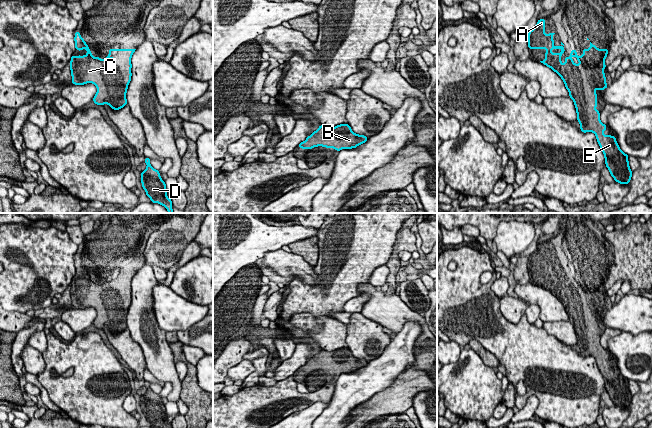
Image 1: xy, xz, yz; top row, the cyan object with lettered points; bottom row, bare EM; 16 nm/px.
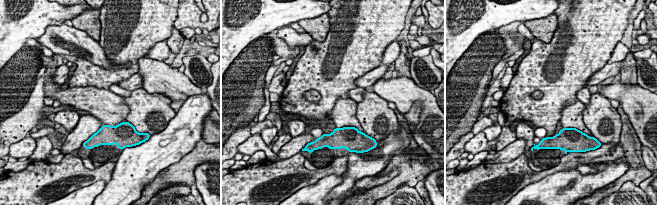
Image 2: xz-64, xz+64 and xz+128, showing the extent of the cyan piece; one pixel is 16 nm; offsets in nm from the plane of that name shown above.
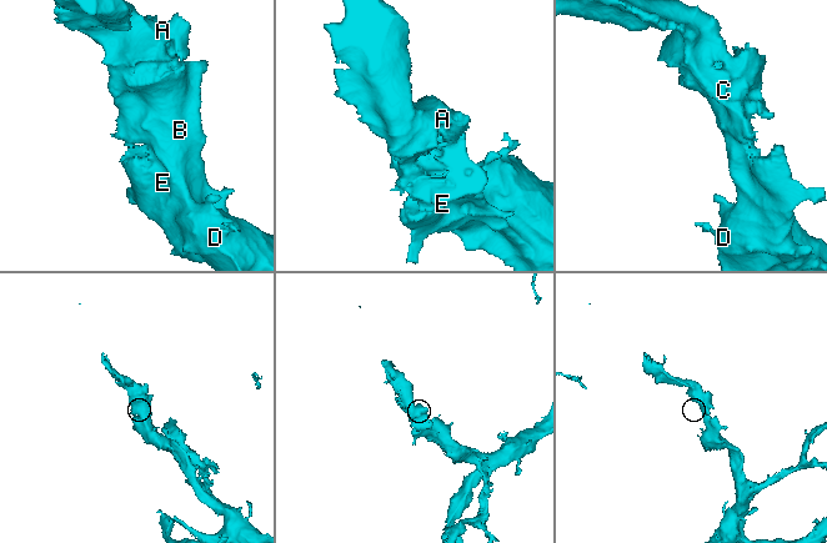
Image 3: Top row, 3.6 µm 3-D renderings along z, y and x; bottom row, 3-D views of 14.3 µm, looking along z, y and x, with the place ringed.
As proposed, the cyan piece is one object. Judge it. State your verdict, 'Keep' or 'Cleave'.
Keep

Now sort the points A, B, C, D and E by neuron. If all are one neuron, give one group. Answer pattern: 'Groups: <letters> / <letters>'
Groups: A B C D E

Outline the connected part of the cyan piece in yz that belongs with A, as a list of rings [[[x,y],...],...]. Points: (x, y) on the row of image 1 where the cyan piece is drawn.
[[[545,18],[538,20],[537,25],[528,32],[528,48],[547,50],[545,60],[540,62],[563,80],[574,102],[580,130],[595,134],[606,167],[615,182],[629,184],[632,177],[629,156],[620,149],[615,136],[603,134],[607,127],[601,122],[600,112],[596,109],[598,103],[595,90],[604,91],[608,87],[604,69],[609,49],[599,49],[590,42],[590,48],[583,49],[582,56],[577,55],[576,49],[571,49],[563,64],[561,56],[565,53],[564,44],[561,42],[560,46],[554,46],[554,34],[545,34]]]

